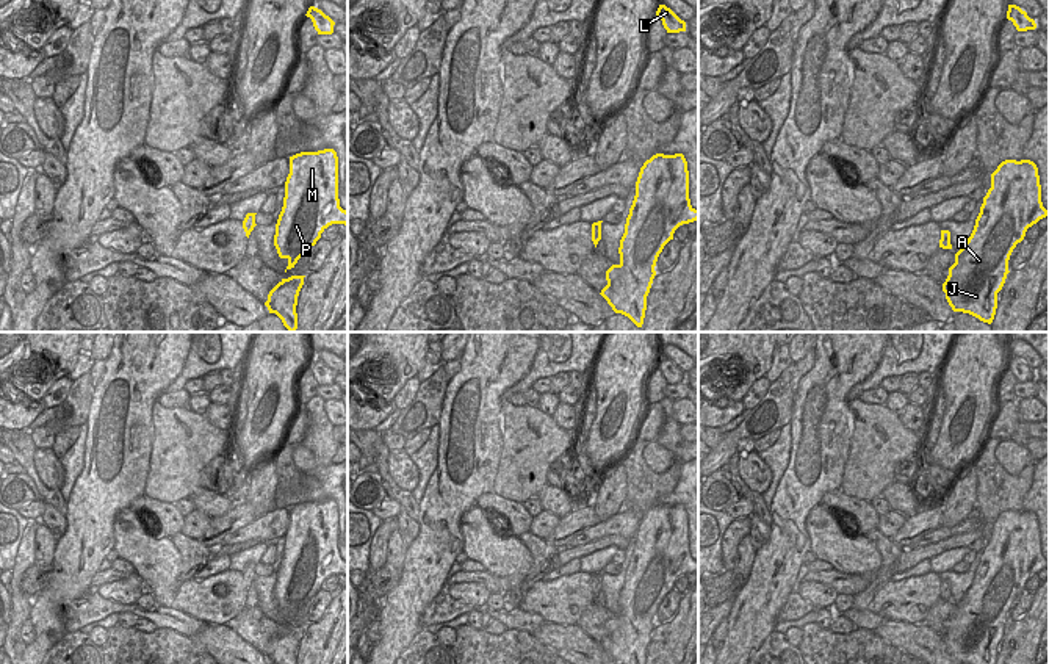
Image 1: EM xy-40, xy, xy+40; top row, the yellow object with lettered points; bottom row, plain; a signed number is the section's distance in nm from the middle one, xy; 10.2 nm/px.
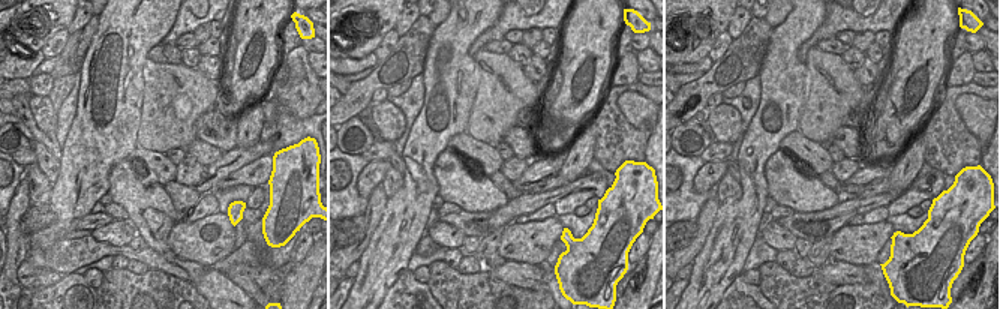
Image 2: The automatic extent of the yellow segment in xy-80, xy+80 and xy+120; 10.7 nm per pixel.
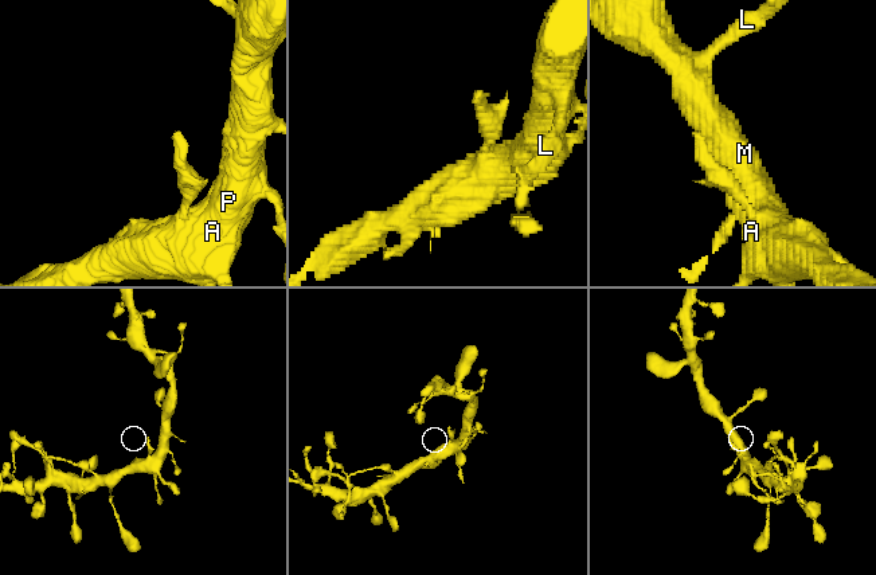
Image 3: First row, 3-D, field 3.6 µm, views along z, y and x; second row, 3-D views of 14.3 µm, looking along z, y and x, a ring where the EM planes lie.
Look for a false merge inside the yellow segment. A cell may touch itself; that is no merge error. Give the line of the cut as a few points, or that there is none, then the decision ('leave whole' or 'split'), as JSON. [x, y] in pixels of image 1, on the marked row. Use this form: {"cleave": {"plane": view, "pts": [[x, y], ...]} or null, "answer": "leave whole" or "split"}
{"cleave": null, "answer": "leave whole"}

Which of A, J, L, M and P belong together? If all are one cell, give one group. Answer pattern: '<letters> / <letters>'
A J L M P

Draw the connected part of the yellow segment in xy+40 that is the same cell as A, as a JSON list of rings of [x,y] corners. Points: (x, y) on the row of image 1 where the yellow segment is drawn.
[[[1030,160],[1002,161],[991,174],[991,188],[983,197],[974,230],[955,254],[943,283],[953,312],[993,323],[997,293],[1010,272],[1010,255],[1027,229],[1046,216],[1036,164]]]

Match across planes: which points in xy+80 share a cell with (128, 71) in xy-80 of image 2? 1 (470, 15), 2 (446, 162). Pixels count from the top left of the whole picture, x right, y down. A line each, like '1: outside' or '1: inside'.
1: inside
2: outside

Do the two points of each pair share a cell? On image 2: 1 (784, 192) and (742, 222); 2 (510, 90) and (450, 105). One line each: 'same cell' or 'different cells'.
1: different cells
2: different cells

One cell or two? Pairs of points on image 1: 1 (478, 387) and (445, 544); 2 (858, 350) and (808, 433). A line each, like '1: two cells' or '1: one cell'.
1: one cell
2: one cell

